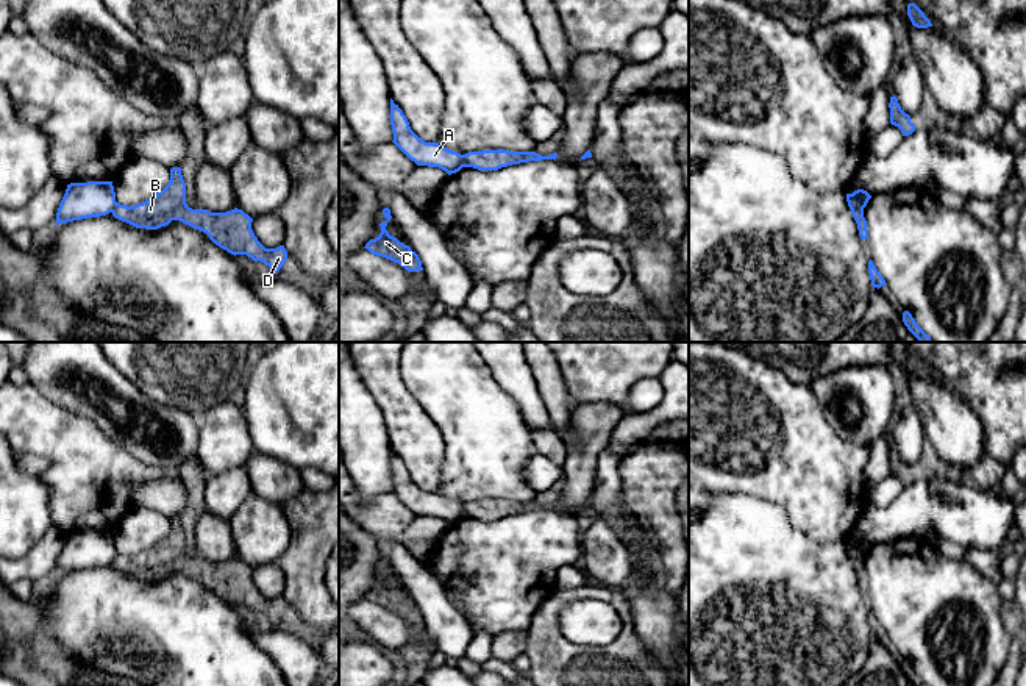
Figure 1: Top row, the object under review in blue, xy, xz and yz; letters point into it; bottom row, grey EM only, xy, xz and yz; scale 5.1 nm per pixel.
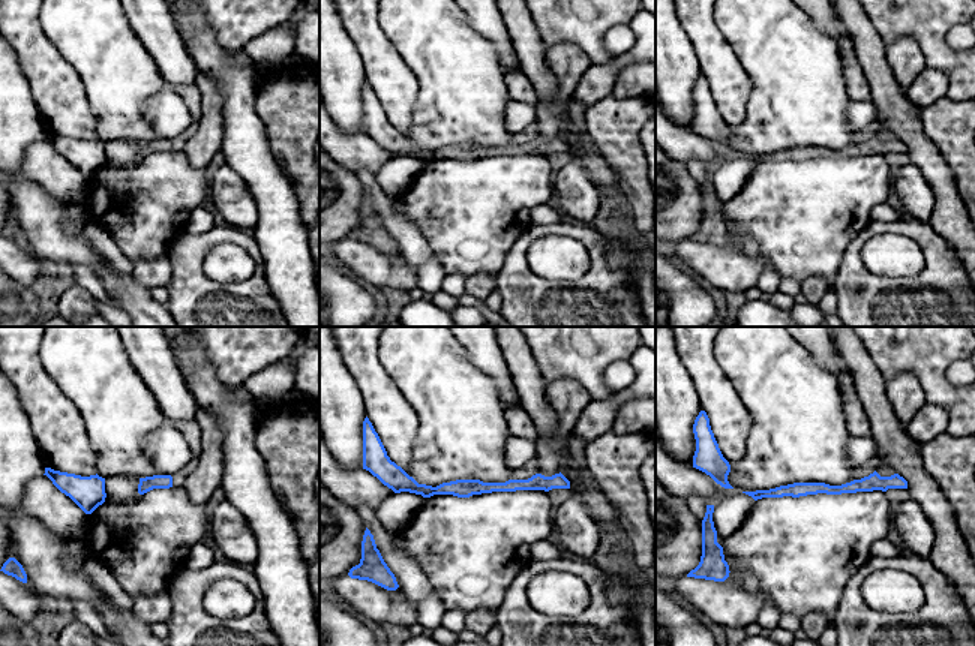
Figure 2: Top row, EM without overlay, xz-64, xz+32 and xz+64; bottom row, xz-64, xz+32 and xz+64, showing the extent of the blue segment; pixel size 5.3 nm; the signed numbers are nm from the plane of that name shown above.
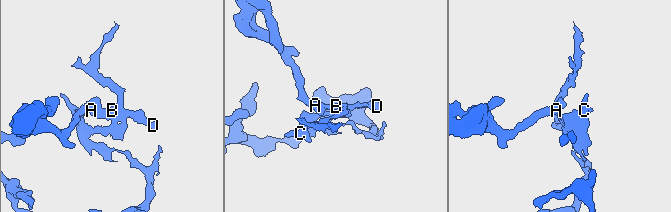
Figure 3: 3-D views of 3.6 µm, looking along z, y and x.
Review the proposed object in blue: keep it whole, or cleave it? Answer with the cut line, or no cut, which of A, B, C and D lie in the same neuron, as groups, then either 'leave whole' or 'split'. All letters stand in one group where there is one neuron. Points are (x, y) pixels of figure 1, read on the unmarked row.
yz (850, 557), (862, 560) | A / B C D | split

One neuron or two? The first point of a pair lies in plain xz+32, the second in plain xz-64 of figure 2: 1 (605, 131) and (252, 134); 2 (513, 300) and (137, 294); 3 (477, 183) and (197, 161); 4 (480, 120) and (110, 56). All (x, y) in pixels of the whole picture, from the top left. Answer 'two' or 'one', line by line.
1: two
2: two
3: two
4: one

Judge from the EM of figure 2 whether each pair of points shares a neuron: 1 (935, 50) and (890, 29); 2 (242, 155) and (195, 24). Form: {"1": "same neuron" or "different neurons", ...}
{"1": "same neuron", "2": "same neuron"}

